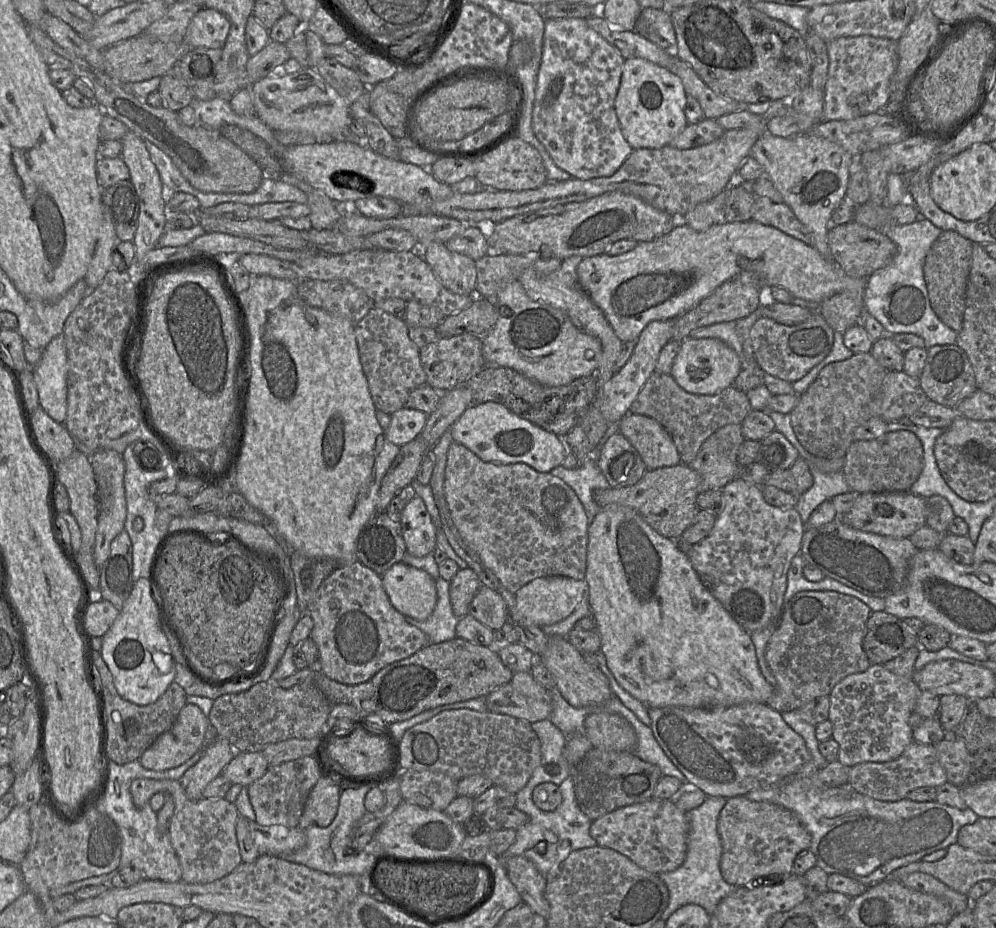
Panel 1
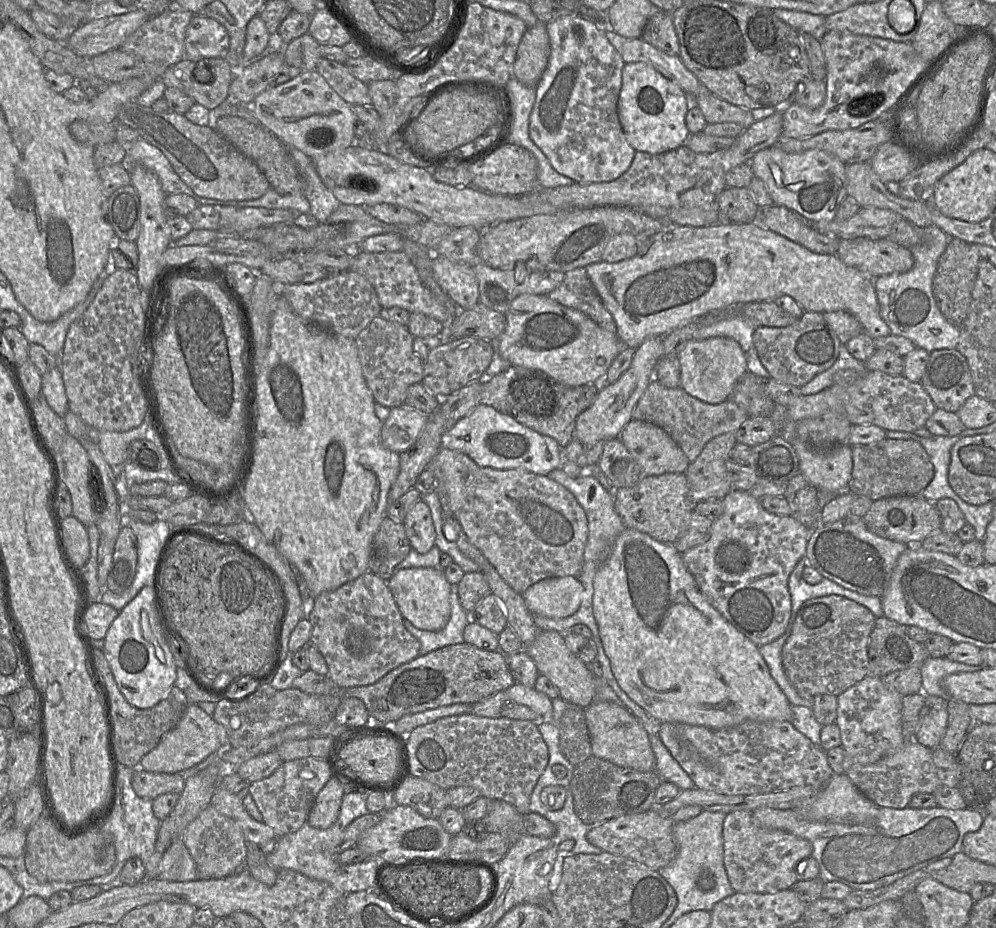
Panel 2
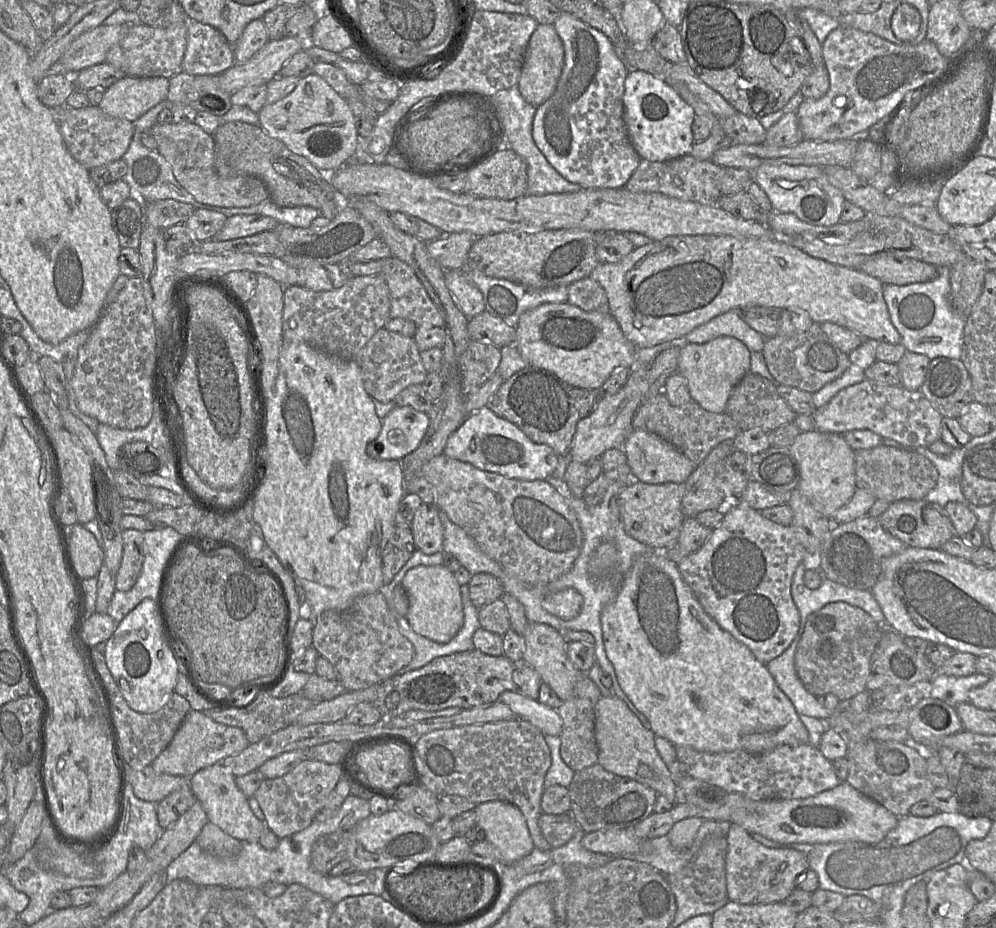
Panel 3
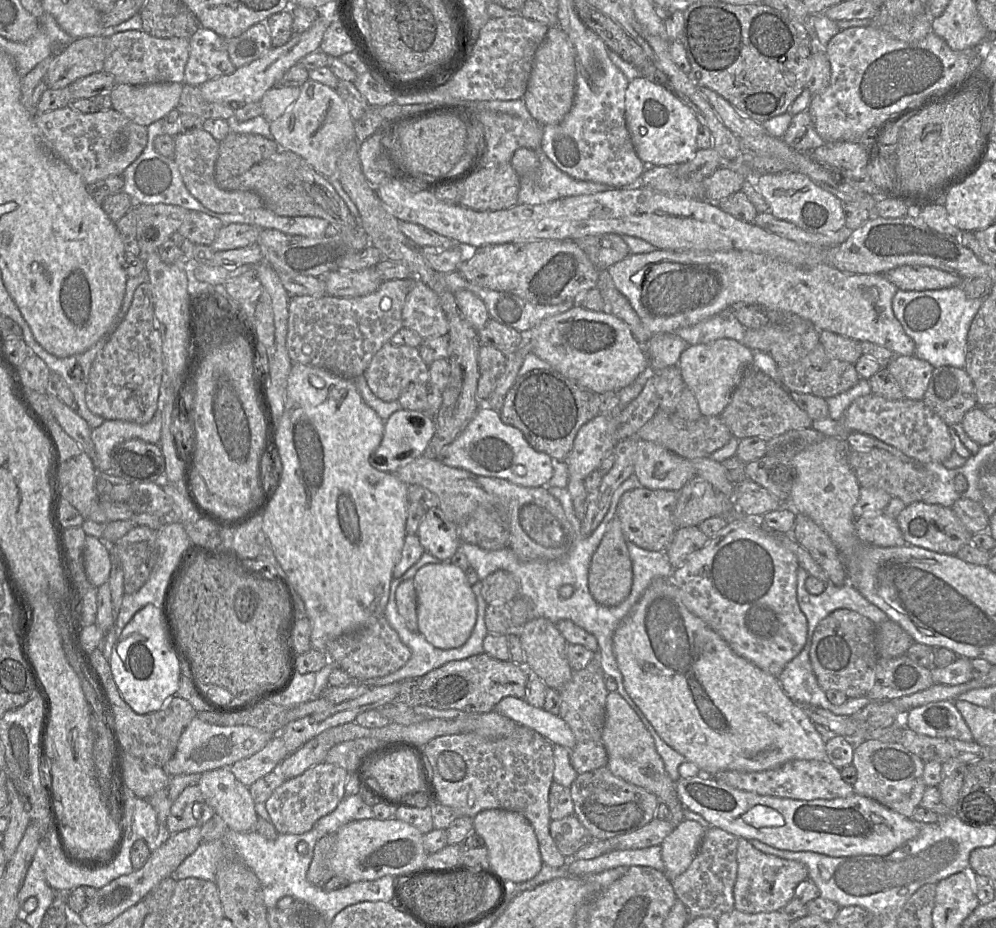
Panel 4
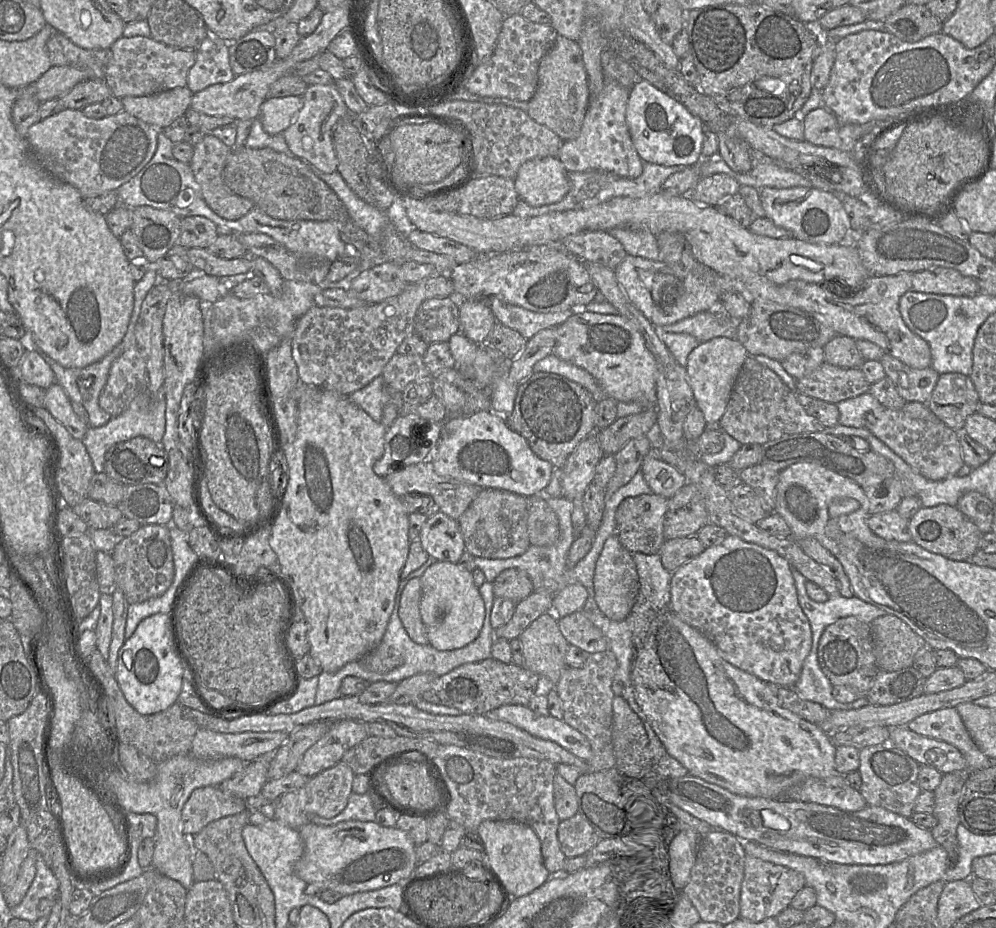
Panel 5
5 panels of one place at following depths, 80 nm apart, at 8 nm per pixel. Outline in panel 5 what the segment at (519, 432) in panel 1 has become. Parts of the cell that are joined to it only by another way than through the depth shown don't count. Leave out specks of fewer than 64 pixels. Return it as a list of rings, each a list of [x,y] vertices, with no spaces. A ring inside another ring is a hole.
[[[481,410],[468,416],[449,416],[442,425],[442,437],[429,460],[434,471],[440,476],[481,489],[505,490],[525,497],[543,494],[554,469],[550,462],[541,459],[532,451],[527,440],[511,429],[501,414],[492,410]]]

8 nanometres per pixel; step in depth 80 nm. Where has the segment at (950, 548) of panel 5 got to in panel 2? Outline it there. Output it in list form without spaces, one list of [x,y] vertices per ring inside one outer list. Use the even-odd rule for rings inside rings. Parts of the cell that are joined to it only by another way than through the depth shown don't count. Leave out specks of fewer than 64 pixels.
[[[894,496],[875,500],[862,517],[867,528],[874,534],[909,546],[919,546],[929,535],[943,532],[941,518],[933,502],[918,496]]]

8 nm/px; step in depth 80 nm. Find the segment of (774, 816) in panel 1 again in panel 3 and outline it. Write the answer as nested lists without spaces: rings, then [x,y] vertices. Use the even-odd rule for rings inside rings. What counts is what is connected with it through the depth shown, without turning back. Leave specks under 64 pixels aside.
[[[729,824],[726,839],[727,898],[731,901],[748,905],[784,902],[799,885],[800,877],[810,868],[804,852],[793,846],[764,846],[737,824]]]

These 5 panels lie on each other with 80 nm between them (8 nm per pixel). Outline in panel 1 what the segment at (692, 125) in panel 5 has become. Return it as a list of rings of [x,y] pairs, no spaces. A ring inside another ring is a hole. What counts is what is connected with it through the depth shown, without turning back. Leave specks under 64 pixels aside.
[[[642,58],[624,60],[619,89],[615,98],[615,111],[625,140],[633,149],[658,149],[668,146],[687,125],[685,118],[687,94],[681,79],[657,64]]]

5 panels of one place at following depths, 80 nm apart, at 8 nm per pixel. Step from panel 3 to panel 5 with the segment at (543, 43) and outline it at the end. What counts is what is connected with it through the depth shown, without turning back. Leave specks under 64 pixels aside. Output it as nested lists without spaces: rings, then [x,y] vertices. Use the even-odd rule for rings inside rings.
[[[558,34],[555,44],[540,62],[537,89],[528,102],[527,113],[563,141],[575,139],[581,131],[589,96],[588,77],[578,42]]]

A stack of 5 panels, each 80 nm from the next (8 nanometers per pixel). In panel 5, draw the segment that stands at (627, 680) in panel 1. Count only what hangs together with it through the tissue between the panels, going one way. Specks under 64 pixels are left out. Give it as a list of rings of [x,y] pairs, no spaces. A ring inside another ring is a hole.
[[[671,609],[660,612],[652,621],[645,640],[637,649],[631,670],[631,680],[635,690],[635,699],[652,729],[668,753],[684,765],[692,776],[742,796],[786,799],[787,790],[806,778],[827,778],[839,773],[835,765],[836,746],[818,725],[783,708],[775,693],[777,686],[771,685],[726,661],[711,641],[683,622]]]

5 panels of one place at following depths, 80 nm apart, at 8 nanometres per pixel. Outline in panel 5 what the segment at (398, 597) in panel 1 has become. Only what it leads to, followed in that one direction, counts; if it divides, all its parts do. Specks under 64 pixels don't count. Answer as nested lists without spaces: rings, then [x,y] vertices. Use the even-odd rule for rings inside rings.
[[[436,562],[421,581],[420,615],[428,643],[439,651],[463,648],[479,635],[485,619],[485,604],[471,571],[451,562]]]

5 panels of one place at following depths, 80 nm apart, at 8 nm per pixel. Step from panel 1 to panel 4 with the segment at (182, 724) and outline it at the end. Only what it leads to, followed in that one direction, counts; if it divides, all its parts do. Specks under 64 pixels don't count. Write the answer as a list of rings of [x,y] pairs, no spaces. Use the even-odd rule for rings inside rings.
[[[195,716],[183,731],[175,754],[162,769],[167,775],[175,776],[202,774],[217,768],[230,768],[235,762],[248,758],[263,749],[273,738],[273,734],[248,725],[214,725]]]

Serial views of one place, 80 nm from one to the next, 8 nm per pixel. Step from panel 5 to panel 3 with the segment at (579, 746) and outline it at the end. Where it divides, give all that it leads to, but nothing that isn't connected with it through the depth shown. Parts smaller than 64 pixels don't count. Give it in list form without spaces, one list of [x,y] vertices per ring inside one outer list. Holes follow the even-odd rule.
[[[504,691],[498,700],[506,704],[519,719],[530,722],[544,735],[560,737],[563,723],[556,709],[519,691]]]

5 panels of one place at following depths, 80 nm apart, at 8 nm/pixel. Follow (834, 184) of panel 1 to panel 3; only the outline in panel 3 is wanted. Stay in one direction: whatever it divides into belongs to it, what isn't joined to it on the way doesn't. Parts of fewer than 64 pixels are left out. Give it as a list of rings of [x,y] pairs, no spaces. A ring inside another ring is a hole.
[[[769,165],[759,166],[754,179],[768,196],[772,210],[792,213],[800,220],[812,225],[831,226],[840,222],[843,204],[846,201],[841,191],[825,177],[823,166],[817,165]]]

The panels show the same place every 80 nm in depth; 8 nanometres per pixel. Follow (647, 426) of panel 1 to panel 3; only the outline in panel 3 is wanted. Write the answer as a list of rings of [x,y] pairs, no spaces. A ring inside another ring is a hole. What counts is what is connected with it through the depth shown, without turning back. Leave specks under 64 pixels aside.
[[[632,429],[623,442],[623,449],[632,475],[644,483],[685,483],[695,469],[692,461],[674,445],[646,430]]]

